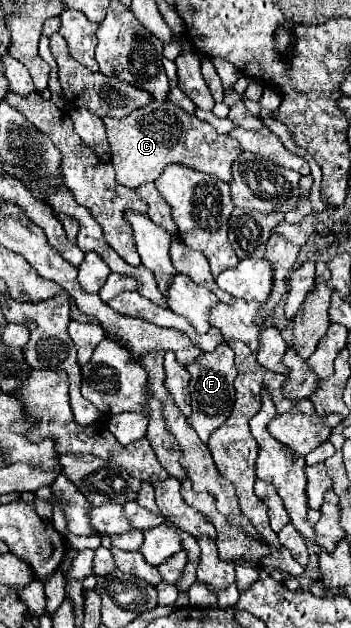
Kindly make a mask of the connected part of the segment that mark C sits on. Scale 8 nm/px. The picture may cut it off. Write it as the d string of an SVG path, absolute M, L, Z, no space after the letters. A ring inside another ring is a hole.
M170 100L148 102L142 110L128 114L126 118L102 118L110 144L110 164L116 170L116 182L126 188L138 188L140 184L154 182L168 164L182 164L198 172L206 172L214 178L230 182L232 162L240 156L242 148L228 136L218 134L208 122L186 114Z

